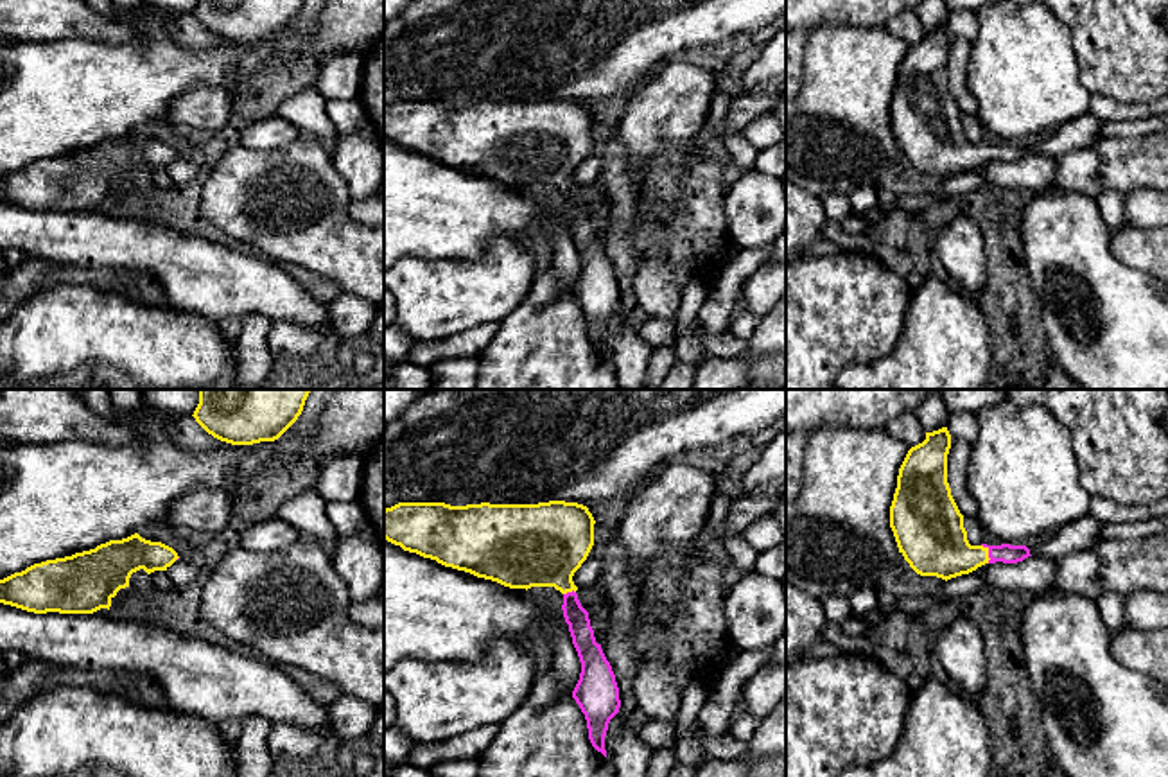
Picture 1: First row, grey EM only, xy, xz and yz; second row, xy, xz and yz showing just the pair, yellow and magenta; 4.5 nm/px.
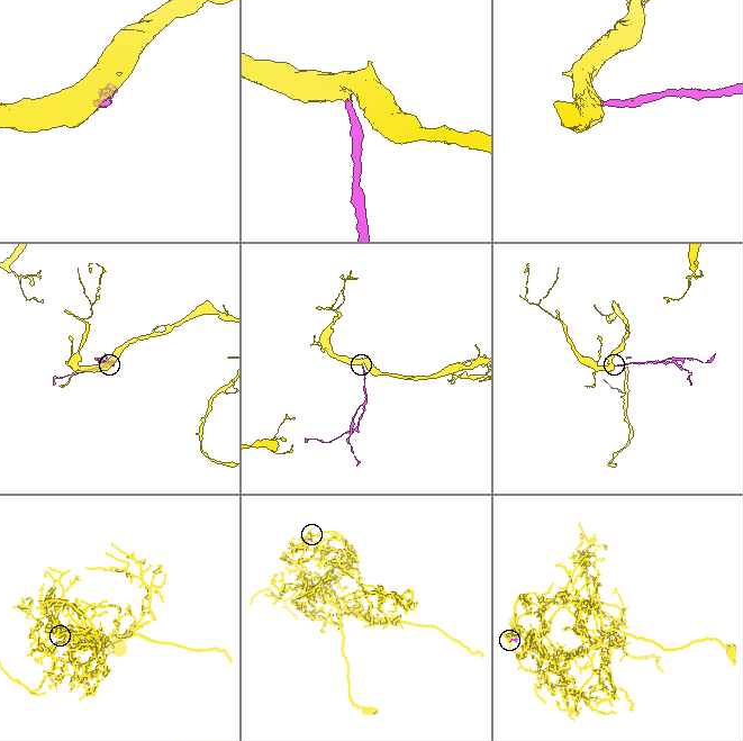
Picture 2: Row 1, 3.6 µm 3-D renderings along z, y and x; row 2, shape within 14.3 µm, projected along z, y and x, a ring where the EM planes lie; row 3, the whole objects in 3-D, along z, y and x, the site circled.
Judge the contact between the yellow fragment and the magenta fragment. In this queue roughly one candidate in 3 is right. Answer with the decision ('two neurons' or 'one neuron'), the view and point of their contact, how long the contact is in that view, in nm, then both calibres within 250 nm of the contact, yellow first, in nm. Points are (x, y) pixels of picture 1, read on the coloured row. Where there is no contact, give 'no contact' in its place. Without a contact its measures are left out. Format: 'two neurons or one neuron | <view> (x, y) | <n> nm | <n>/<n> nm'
one neuron | yz (987, 553) | 90 nm | 300/90 nm

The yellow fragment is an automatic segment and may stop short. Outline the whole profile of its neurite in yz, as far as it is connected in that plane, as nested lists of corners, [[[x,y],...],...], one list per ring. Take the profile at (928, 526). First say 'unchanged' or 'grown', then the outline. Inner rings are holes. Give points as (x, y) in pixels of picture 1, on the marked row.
grown; [[[947,427],[926,432],[926,440],[911,447],[899,468],[897,488],[890,506],[890,528],[899,553],[920,576],[951,580],[969,574],[985,563],[1017,563],[1032,556],[1026,546],[971,546],[960,513],[947,483],[947,454],[951,434]]]

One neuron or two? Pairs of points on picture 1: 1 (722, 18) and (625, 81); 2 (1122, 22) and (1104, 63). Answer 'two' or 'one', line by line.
1: one
2: one

